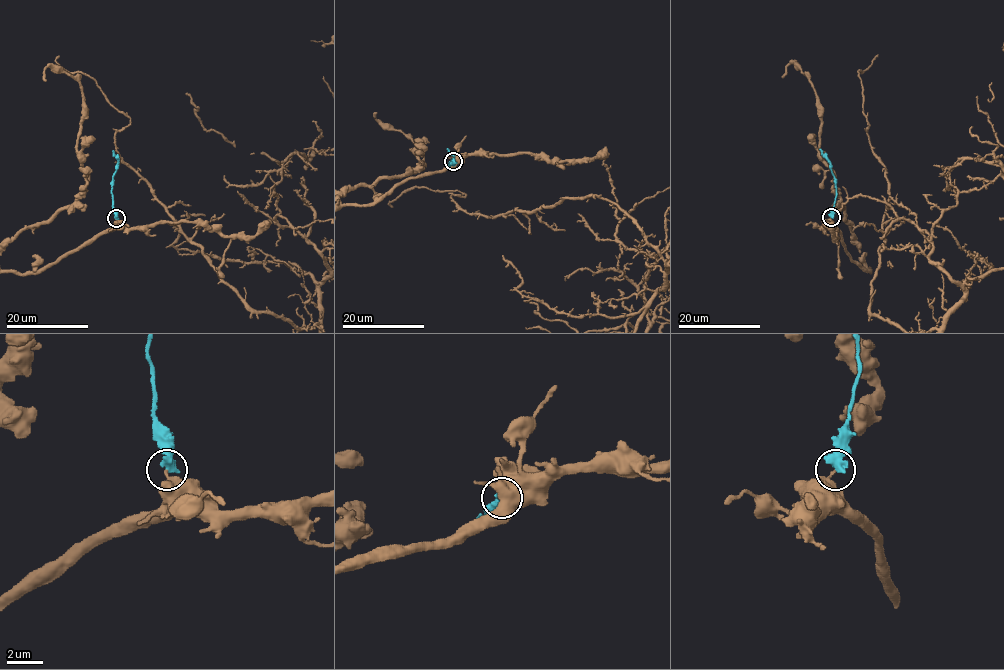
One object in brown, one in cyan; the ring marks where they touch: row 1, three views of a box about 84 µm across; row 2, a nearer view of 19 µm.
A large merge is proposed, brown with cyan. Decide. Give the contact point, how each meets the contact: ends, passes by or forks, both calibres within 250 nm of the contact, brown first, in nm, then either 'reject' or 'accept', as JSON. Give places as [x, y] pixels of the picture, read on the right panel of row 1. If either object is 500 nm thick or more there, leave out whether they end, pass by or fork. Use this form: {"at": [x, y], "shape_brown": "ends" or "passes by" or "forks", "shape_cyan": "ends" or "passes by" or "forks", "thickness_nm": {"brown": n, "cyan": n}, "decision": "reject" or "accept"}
{"at": [831, 217], "thickness_nm": {"brown": 260, "cyan": 550}, "decision": "reject"}

